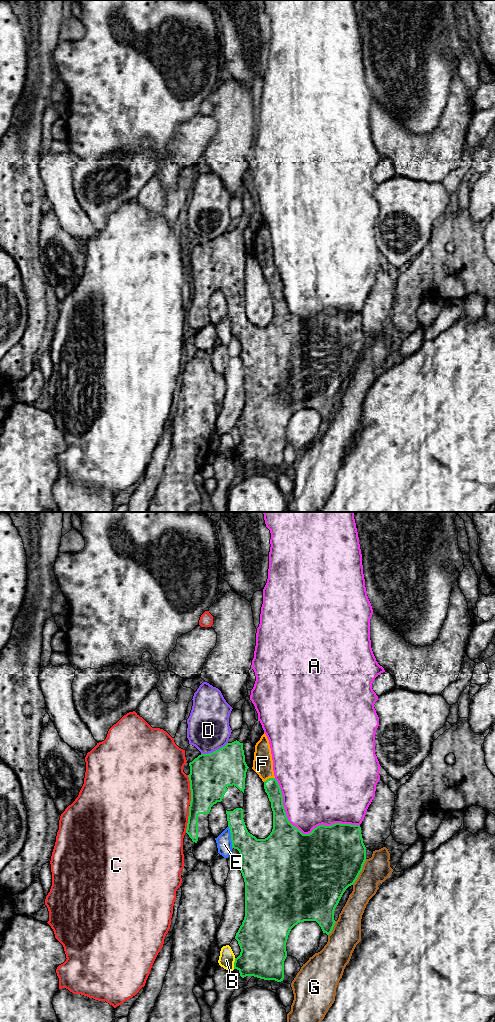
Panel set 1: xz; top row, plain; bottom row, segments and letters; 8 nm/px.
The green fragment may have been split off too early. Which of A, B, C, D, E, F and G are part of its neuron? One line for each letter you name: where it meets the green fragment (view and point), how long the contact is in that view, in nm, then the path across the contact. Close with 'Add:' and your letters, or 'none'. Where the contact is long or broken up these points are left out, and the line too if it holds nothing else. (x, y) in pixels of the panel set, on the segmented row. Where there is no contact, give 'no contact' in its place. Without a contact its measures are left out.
F: meets green in xz at (269, 778); contact 100 nm long; runs through xz (271, 786), (269, 778), (262, 764)
Add: F

